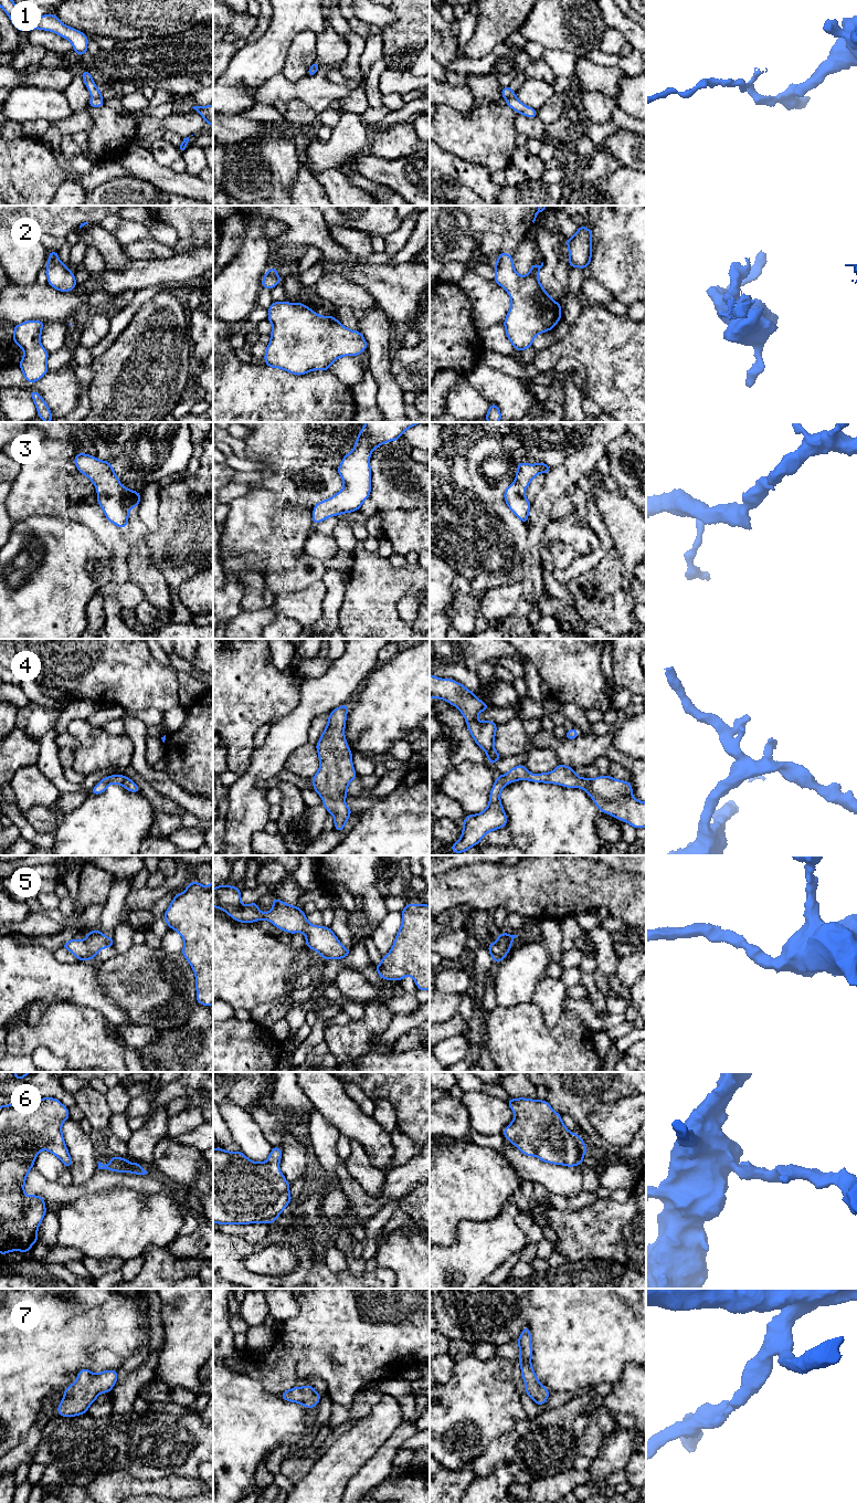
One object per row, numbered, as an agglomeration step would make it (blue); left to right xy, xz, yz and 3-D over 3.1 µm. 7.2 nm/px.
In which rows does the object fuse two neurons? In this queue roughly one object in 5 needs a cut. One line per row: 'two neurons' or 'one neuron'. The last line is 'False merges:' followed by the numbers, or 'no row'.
1: two neurons
2: one neuron
3: one neuron
4: one neuron
5: one neuron
6: one neuron
7: one neuron
False merges: 1

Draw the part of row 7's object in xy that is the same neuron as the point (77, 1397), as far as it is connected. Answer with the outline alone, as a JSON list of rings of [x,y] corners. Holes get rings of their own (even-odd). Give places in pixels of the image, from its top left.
[[[87,1368],[80,1370],[76,1381],[64,1390],[57,1413],[61,1417],[87,1413],[87,1408],[96,1400],[97,1396],[110,1392],[117,1381],[117,1369],[104,1370],[99,1374],[93,1374]]]

